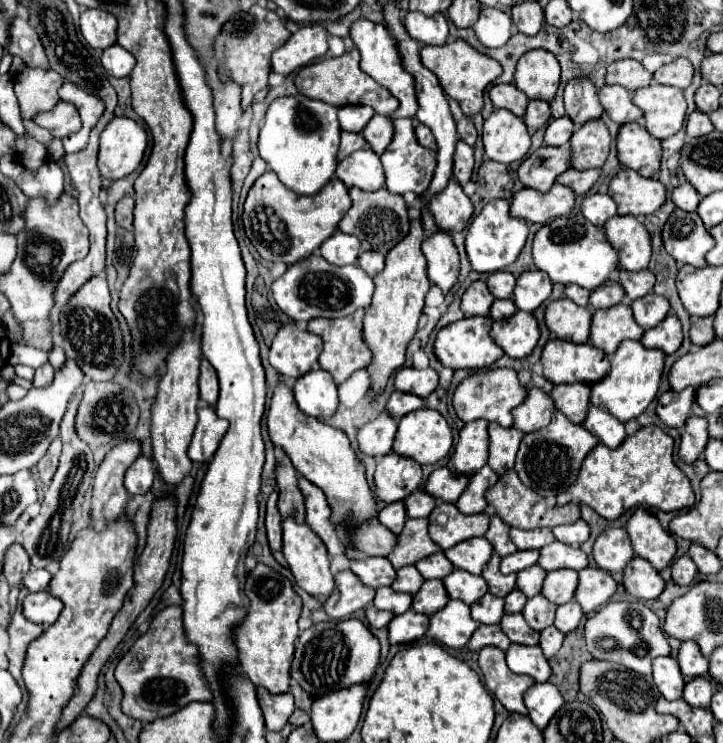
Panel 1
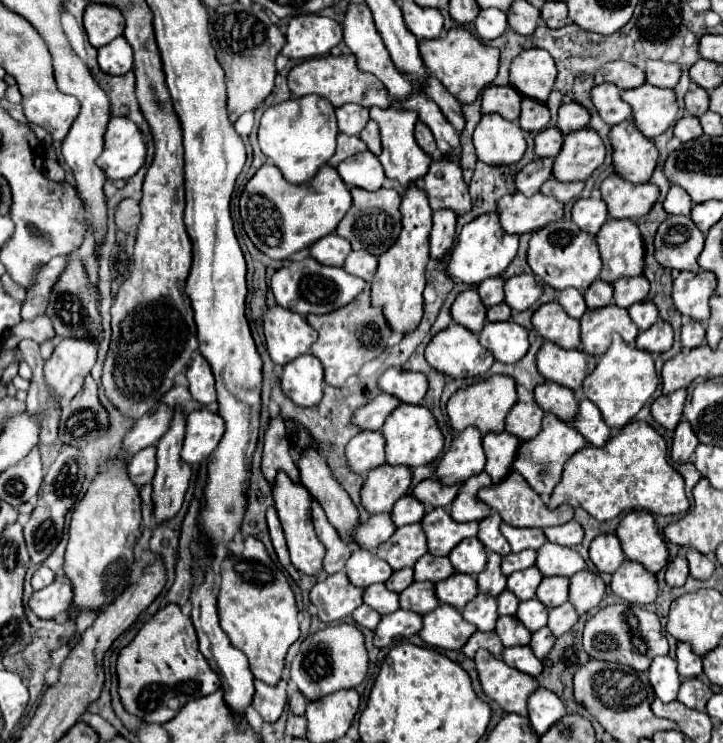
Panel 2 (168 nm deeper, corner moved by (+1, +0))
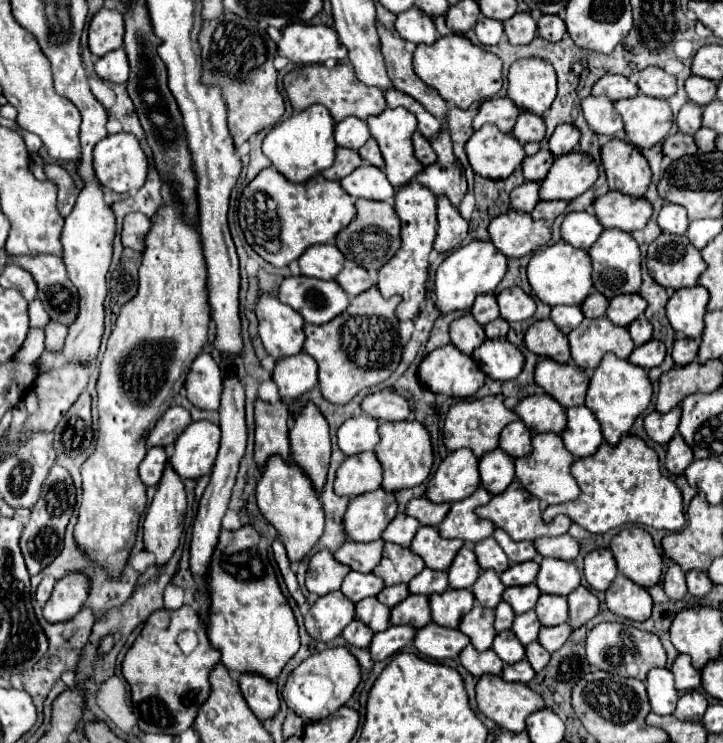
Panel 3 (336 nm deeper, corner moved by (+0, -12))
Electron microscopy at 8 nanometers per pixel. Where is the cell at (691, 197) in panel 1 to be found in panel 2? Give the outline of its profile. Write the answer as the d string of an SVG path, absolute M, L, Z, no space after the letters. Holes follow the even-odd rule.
M671 186L669 194L663 200L663 208L665 208L667 214L689 216L689 212L691 212L691 198L687 196L687 192L683 192L683 188Z

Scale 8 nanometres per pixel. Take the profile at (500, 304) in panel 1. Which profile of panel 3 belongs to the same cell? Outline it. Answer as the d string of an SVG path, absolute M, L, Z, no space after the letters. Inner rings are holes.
M498 318L498 320L492 320L492 324L486 324L484 330L486 330L488 338L506 338L506 334L508 334L508 322L502 320L502 318Z

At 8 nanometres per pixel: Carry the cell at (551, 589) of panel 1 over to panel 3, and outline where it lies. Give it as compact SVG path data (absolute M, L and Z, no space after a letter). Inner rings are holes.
M542 594L536 604L536 614L542 626L556 626L568 620L568 602L564 596Z

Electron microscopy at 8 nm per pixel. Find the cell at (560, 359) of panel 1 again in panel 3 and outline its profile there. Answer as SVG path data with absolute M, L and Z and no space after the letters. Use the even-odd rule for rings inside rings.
M540 358L536 364L536 384L550 396L554 396L564 408L584 404L584 396L590 384L590 376L574 362L560 364L556 360Z

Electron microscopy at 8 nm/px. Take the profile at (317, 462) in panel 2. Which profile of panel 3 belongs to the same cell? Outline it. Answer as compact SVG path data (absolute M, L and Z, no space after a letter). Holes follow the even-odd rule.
M308 402L294 418L294 426L290 430L290 452L292 458L296 458L296 464L308 472L316 494L322 496L330 462L330 436L328 422L312 402Z

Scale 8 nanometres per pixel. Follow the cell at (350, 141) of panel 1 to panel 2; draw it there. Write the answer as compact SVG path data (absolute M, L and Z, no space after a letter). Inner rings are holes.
M339 134L339 136L337 136L337 150L335 150L335 154L331 156L331 160L329 160L327 164L335 168L335 166L341 164L345 158L349 158L349 156L353 156L353 154L357 154L357 152L363 152L363 150L367 150L367 146L363 144L363 140L359 140L359 136Z

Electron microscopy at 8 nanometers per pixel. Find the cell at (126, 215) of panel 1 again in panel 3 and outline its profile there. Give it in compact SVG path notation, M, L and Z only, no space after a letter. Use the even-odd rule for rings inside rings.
M132 212L124 218L124 228L122 228L122 244L126 248L132 248L132 250L138 250L142 252L144 250L144 236L146 232L150 230L150 218L140 214L140 212Z

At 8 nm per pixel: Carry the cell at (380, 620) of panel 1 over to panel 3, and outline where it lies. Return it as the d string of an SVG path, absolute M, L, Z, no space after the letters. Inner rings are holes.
M352 620L352 622L344 628L342 636L344 636L350 644L354 644L354 646L368 648L368 644L372 642L374 632L372 632L370 628L366 628L366 624L364 624L364 622L360 622L360 620Z

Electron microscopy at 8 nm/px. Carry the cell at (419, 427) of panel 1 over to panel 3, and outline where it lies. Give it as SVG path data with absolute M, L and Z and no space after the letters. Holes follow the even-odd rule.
M404 420L404 422L382 422L380 424L380 442L376 444L376 456L384 470L382 488L388 492L396 492L400 488L412 488L424 482L434 464L434 452L428 430L418 420Z

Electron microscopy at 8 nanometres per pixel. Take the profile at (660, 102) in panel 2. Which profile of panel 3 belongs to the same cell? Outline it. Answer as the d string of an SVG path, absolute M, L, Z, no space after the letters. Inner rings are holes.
M638 94L628 100L618 100L614 108L624 120L628 140L642 150L664 142L672 126L672 110L660 98Z

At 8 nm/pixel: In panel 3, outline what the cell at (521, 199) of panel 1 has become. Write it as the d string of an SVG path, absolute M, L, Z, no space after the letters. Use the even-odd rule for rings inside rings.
M510 210L496 216L488 226L490 240L508 258L520 258L546 246L552 236L548 222L532 220L530 214Z

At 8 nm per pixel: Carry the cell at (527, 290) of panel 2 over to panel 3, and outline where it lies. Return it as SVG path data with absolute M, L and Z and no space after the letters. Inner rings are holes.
M518 286L502 290L496 298L500 306L500 318L504 318L506 322L522 322L532 318L536 312L534 298Z

